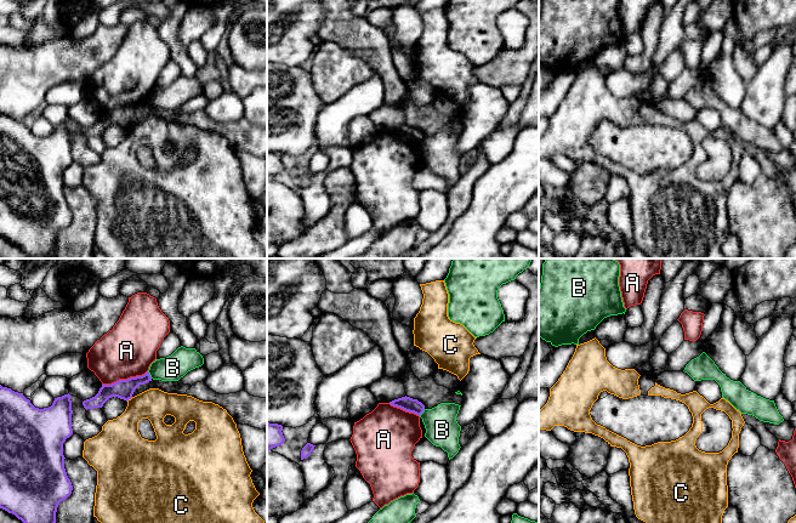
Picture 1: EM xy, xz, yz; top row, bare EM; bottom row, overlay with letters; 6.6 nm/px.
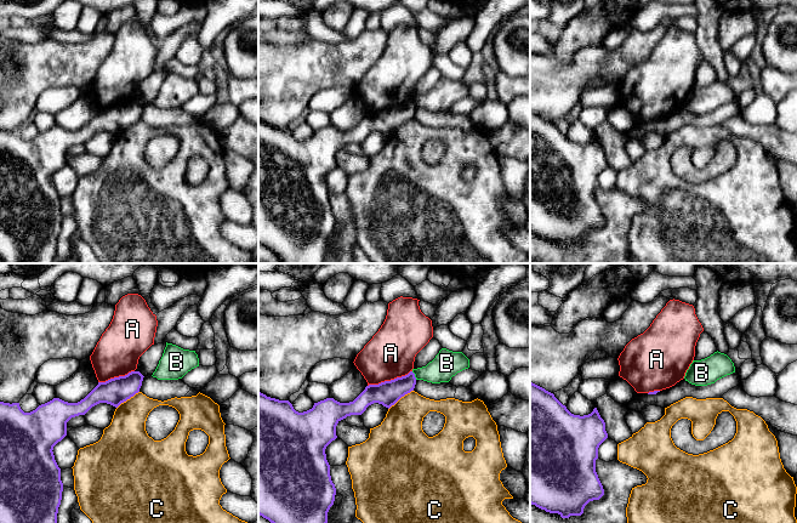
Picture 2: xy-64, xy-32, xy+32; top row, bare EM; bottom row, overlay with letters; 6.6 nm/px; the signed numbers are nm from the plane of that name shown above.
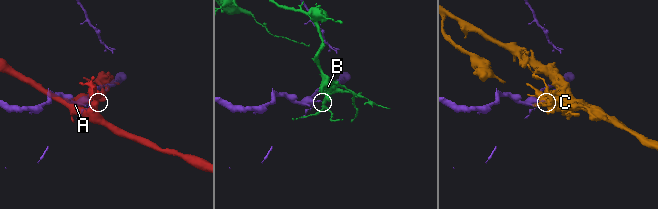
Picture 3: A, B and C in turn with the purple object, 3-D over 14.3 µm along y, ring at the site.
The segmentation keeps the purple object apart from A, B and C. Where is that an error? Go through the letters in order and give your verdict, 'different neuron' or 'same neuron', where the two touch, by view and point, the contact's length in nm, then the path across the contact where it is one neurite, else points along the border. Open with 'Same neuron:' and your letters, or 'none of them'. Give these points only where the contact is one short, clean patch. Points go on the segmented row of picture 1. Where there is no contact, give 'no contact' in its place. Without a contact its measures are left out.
Same neuron: none of them
A: different neuron; contact xy (124, 380); length 320 nm
B: different neuron; contact xy (149, 375); length 60 nm; border xy (147, 371), (152, 377)
C: different neuron; contact xy (129, 398); length 50 nm

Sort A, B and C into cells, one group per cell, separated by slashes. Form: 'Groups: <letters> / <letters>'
Groups: A / B / C

